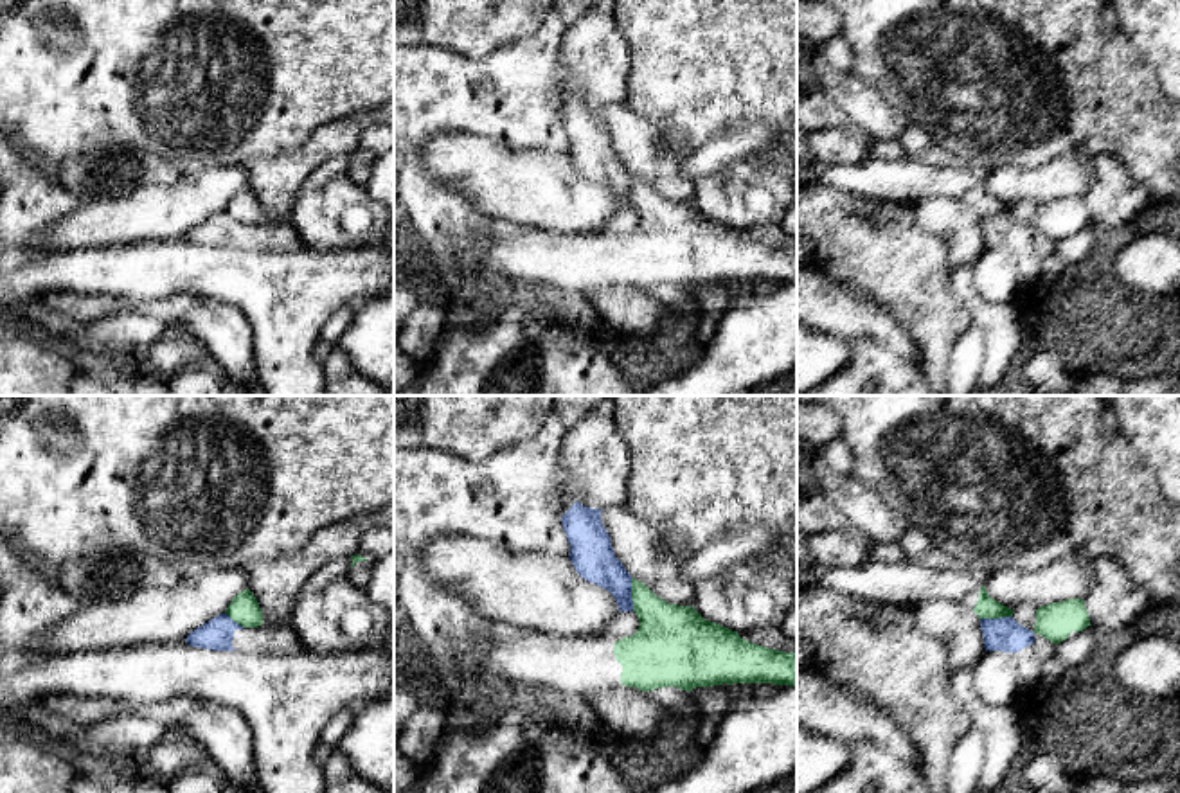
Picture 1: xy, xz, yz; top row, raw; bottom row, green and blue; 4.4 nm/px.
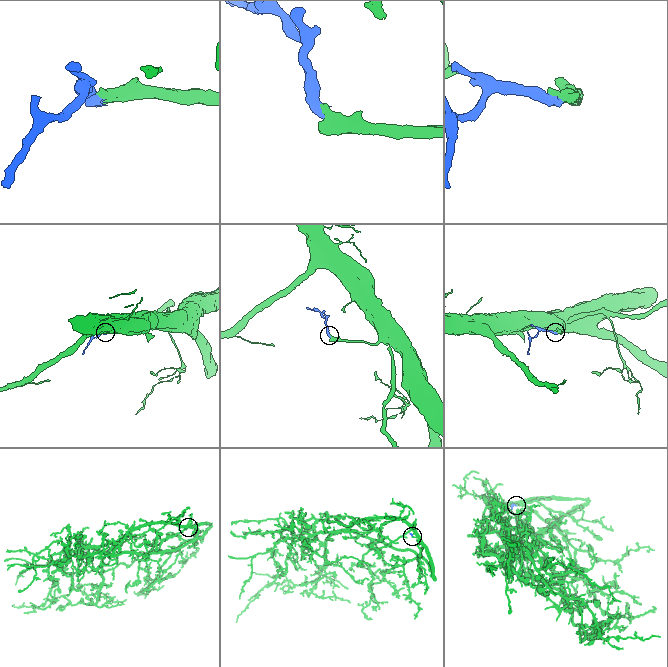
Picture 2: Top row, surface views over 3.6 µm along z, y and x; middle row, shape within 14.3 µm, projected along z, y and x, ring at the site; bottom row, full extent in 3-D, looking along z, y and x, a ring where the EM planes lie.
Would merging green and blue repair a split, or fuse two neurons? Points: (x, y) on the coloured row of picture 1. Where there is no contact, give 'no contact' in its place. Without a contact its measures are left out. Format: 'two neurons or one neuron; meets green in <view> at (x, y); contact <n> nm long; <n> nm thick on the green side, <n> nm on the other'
two neurons; meets green in xz at (632, 594); contact 150 nm long; 280 nm thick on the green side, 190 nm on the other

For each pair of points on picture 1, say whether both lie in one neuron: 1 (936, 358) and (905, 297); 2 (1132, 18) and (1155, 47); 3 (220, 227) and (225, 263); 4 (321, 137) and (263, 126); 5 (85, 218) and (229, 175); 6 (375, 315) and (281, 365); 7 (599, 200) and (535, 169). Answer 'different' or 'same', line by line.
1: same
2: same
3: different
4: different
5: same
6: different
7: same

